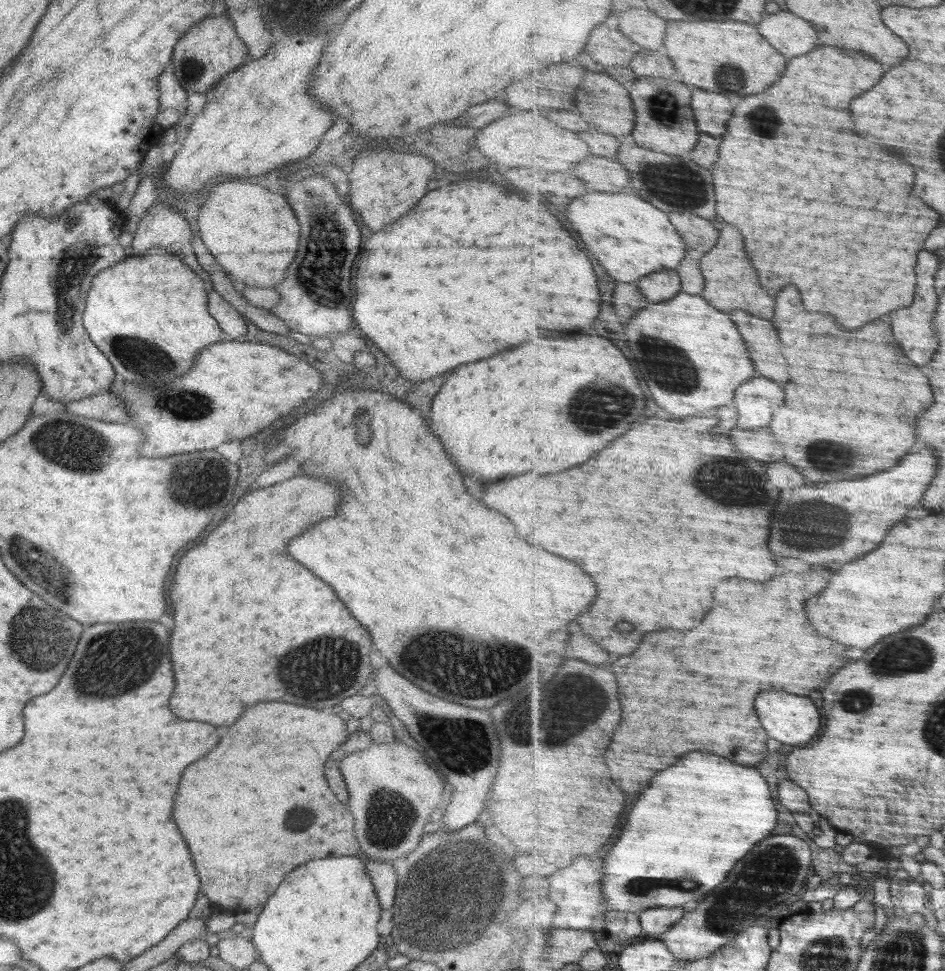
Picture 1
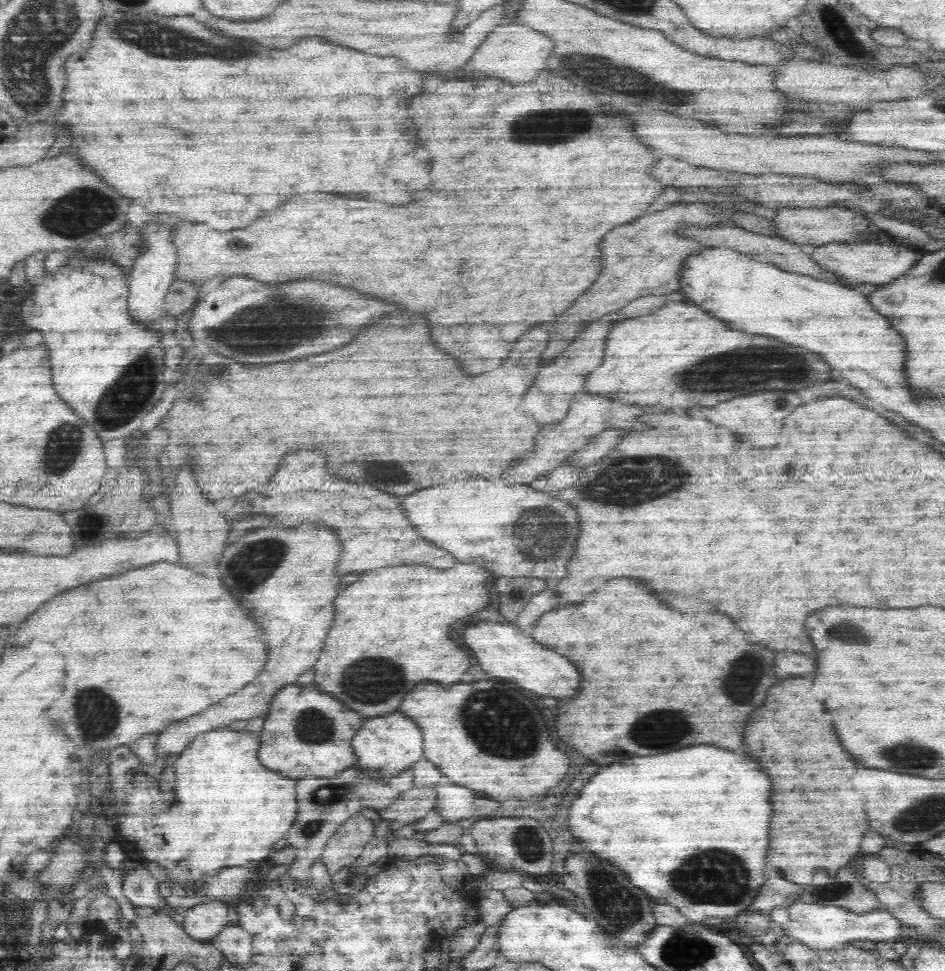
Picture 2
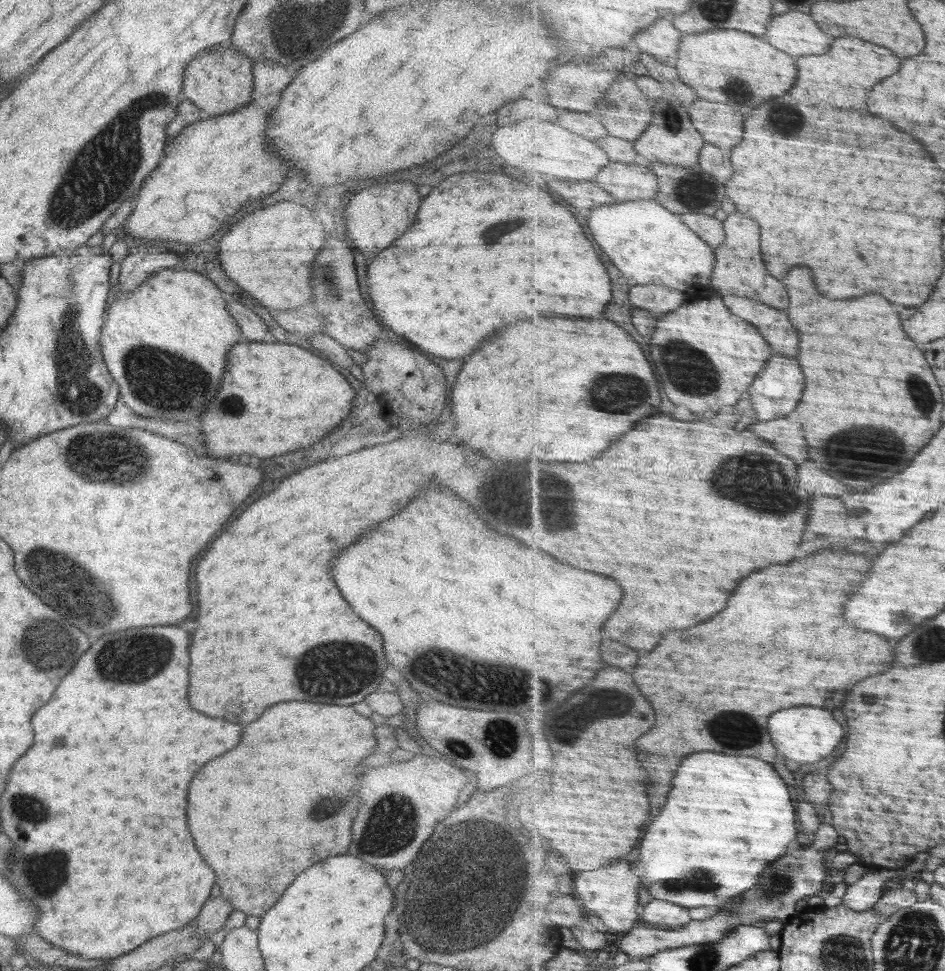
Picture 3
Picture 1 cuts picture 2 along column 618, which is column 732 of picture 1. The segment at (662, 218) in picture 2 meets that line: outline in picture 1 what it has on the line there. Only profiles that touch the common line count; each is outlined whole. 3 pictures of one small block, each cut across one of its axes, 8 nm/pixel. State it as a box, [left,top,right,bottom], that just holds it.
[701,226,776,320]

